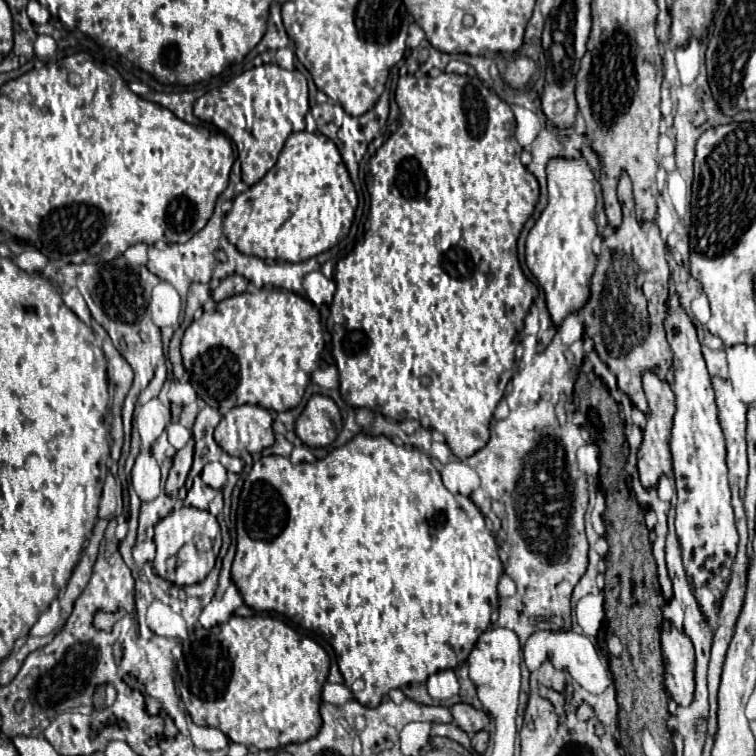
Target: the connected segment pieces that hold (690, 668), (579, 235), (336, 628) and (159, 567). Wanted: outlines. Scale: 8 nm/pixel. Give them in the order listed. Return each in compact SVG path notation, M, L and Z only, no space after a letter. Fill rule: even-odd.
M669 620L661 628L665 658L665 688L679 706L689 706L695 692L695 652L691 640Z
M581 156L553 158L547 164L547 182L549 204L527 236L525 262L545 290L545 302L551 314L551 322L555 328L559 328L569 314L579 312L589 300L591 276L597 266L597 256L591 250L591 242L597 236L595 192L593 174L581 160Z
M357 434L353 440L335 448L323 460L313 464L301 462L291 464L289 458L283 456L263 456L253 464L239 498L237 508L237 554L231 566L231 580L239 588L245 604L257 612L277 612L285 614L291 622L323 634L323 638L337 652L337 664L345 678L345 684L353 690L353 698L363 706L379 706L379 702L393 688L423 684L431 674L447 668L455 668L465 662L471 648L475 646L481 632L487 630L493 614L493 606L497 606L497 582L503 574L503 566L497 552L497 542L491 536L483 514L471 502L471 498L463 494L451 494L433 466L431 458L419 448L403 448L393 444L385 436L367 436Z
M183 506L181 510L175 510L165 516L155 526L153 540L157 546L153 570L157 572L157 576L177 586L191 586L201 582L209 574L209 570L213 570L221 548L221 532L217 518L209 510L197 510L191 506Z

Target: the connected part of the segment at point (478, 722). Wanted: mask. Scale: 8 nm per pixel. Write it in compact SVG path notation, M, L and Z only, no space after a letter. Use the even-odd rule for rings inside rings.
M465 702L453 704L451 714L453 714L455 724L461 730L465 730L467 734L475 734L489 724L489 716L483 710L477 710L477 708L473 708L471 704L465 704Z

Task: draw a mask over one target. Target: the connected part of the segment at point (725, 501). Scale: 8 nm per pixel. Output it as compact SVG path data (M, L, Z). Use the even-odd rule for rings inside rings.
M671 302L673 308L667 308L667 340L673 350L673 370L675 370L675 424L671 436L671 454L673 454L673 472L677 486L677 518L675 528L683 548L683 564L691 590L707 618L719 610L719 600L713 598L711 590L719 588L725 592L729 582L729 566L733 564L737 552L737 528L731 508L731 492L727 482L727 464L725 464L725 440L717 420L715 394L711 378L701 354L701 344L695 334L695 326L685 310Z

